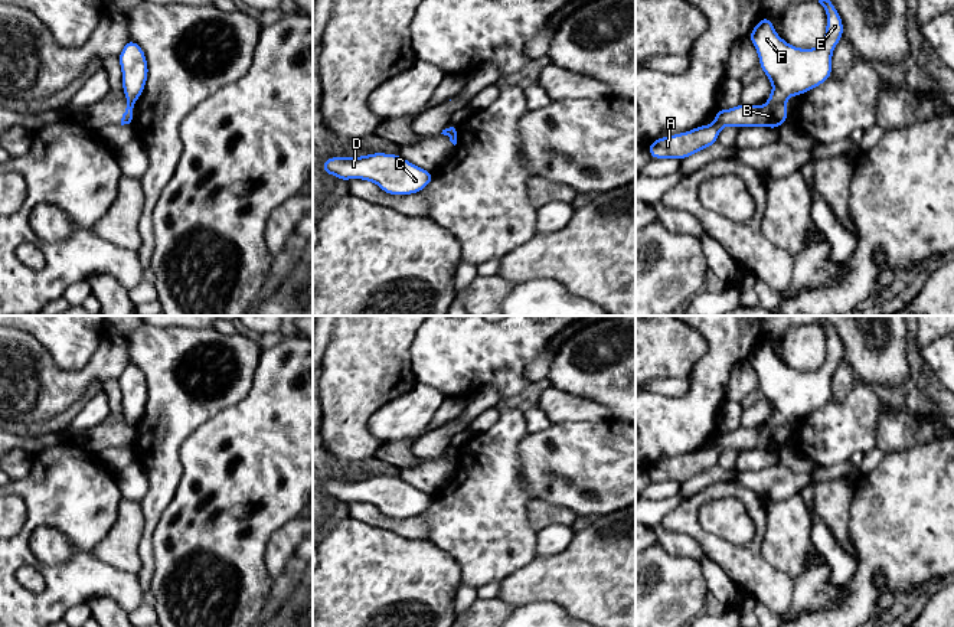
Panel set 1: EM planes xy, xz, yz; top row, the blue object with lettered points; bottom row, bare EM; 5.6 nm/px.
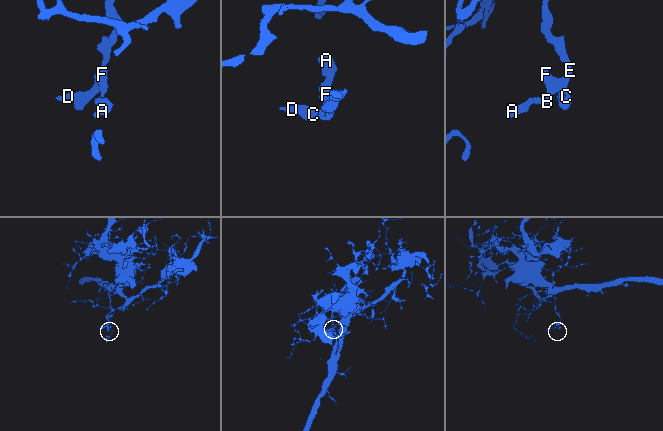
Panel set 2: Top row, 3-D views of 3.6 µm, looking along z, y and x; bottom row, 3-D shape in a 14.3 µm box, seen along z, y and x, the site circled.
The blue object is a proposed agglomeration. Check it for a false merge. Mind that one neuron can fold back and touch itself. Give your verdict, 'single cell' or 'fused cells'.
fused cells

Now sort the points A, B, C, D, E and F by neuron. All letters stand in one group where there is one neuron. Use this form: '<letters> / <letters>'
A B / C D E F

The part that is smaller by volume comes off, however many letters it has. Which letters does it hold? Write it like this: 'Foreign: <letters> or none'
Foreign: A, B

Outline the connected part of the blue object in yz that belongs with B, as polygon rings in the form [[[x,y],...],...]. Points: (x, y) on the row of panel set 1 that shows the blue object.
[[[785,102],[748,105],[739,104],[731,110],[715,110],[716,120],[709,125],[699,125],[686,133],[664,135],[648,144],[651,159],[683,160],[718,141],[719,131],[726,125],[770,127],[777,130],[787,123],[788,107]]]

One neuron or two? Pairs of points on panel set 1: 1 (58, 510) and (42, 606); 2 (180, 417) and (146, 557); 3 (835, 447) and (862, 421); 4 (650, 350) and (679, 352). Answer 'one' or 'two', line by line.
1: one
2: one
3: one
4: one

